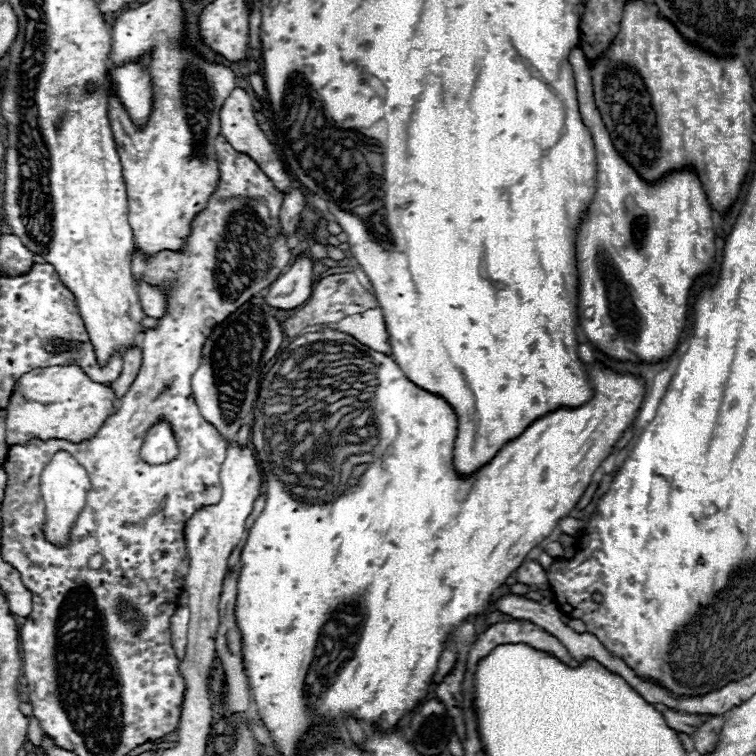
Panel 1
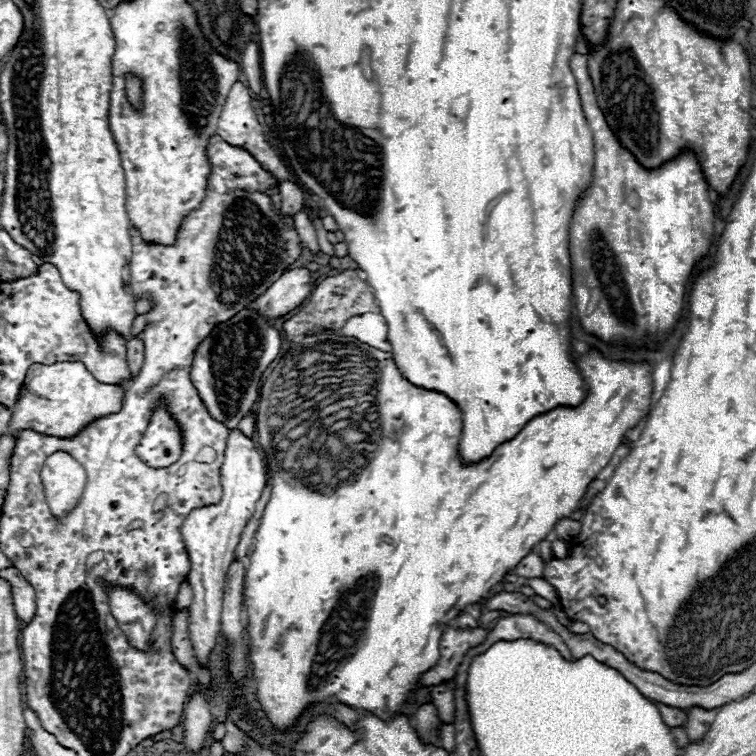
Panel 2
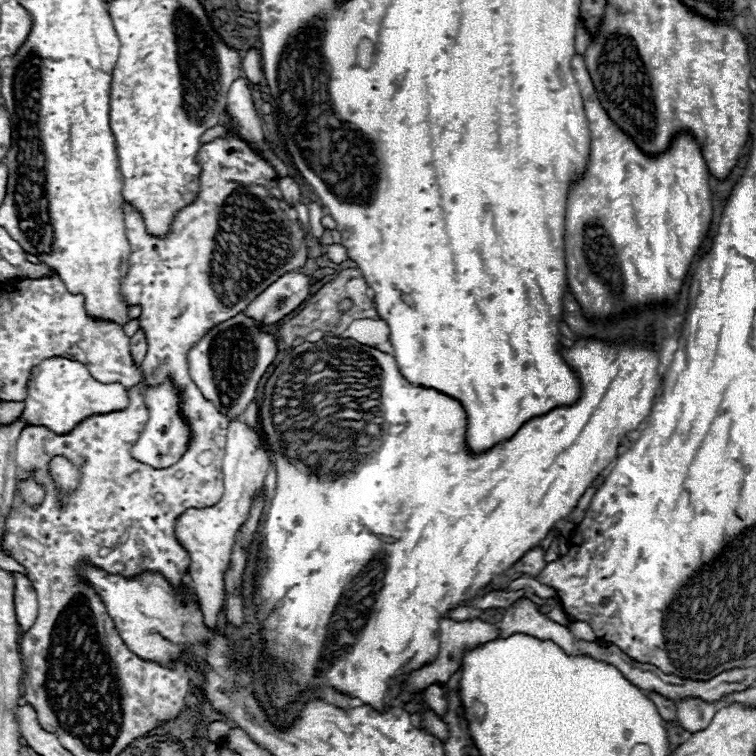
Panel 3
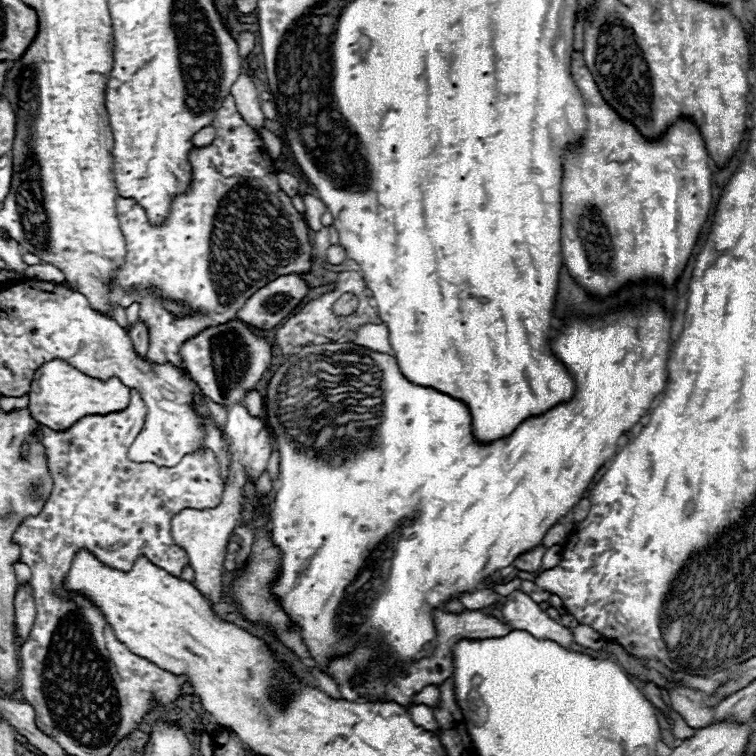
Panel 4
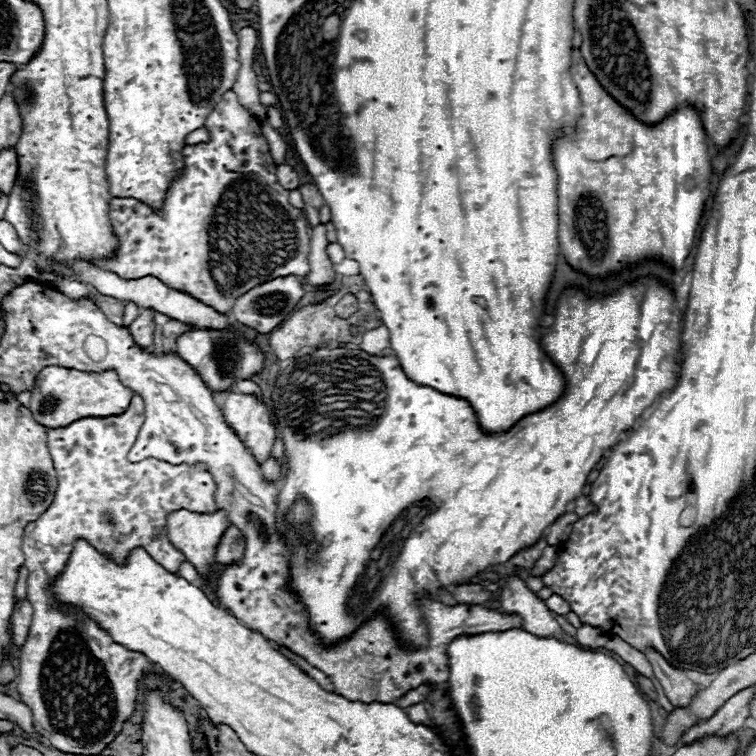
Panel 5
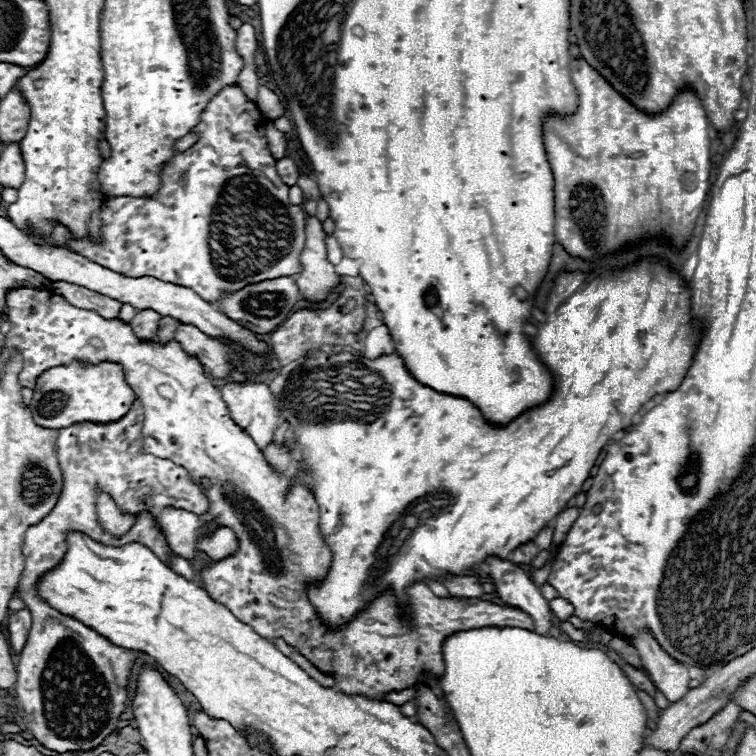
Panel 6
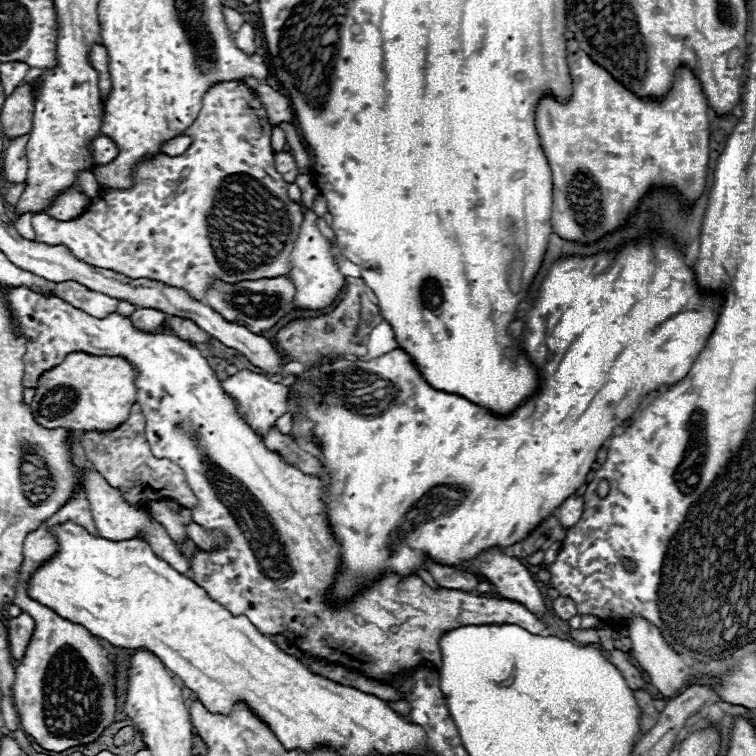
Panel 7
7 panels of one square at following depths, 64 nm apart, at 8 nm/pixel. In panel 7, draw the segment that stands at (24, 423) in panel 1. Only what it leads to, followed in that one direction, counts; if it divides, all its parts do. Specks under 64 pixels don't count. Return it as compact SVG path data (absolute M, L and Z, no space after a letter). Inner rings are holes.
M72 352L62 364L46 370L36 386L34 402L30 404L36 422L44 428L68 428L68 430L98 430L110 432L128 420L130 408L136 402L136 368L122 356L92 356L84 352Z

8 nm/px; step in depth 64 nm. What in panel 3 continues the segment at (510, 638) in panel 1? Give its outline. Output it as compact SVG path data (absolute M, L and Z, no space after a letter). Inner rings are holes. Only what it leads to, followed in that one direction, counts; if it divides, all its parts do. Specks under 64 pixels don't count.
M518 598L510 608L506 608L504 618L500 620L500 638L508 638L512 634L528 634L538 640L556 642L566 654L574 654L574 636L566 626L556 624L546 614L542 614L536 604L528 598Z

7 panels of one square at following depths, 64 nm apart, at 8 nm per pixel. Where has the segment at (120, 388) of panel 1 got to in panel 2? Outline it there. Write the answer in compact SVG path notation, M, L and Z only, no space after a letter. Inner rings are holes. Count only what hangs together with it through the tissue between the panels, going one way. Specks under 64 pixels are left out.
M130 338L126 344L126 358L128 358L128 368L132 376L136 376L142 368L144 362L144 342L140 338Z

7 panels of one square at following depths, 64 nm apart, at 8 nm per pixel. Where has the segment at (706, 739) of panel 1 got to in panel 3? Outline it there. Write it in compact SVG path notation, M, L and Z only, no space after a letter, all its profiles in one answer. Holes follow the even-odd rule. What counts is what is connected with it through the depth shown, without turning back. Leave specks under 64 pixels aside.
M684 698L684 700L676 702L678 722L690 734L704 730L704 726L710 724L710 720L714 718L716 712L718 712L718 706L714 702L704 702L700 698Z

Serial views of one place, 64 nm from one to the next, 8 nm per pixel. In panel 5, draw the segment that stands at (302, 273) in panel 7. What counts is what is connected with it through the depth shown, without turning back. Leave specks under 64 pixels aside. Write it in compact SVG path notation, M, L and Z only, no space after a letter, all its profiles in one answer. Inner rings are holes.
M324 224L312 226L310 228L310 252L308 252L310 272L302 278L302 284L318 288L318 286L334 282L336 272L334 272L334 264L330 262L326 254L326 246L328 246L328 240L326 240Z

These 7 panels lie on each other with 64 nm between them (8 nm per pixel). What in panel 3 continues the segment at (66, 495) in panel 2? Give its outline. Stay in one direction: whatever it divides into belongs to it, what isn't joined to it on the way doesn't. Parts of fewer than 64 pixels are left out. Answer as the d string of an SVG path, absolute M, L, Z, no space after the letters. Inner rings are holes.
M56 456L50 462L50 474L54 476L56 484L64 490L64 492L72 492L76 490L78 482L80 482L80 472L74 468L74 464L70 464L66 458Z

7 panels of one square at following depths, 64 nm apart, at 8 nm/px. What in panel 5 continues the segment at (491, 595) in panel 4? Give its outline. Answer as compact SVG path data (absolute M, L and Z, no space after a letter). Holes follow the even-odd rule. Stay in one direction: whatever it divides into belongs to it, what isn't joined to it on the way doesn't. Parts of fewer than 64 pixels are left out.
M466 582L466 584L454 586L452 588L452 596L458 602L464 602L464 604L482 604L482 602L486 602L490 598L490 592L484 590L480 584Z

